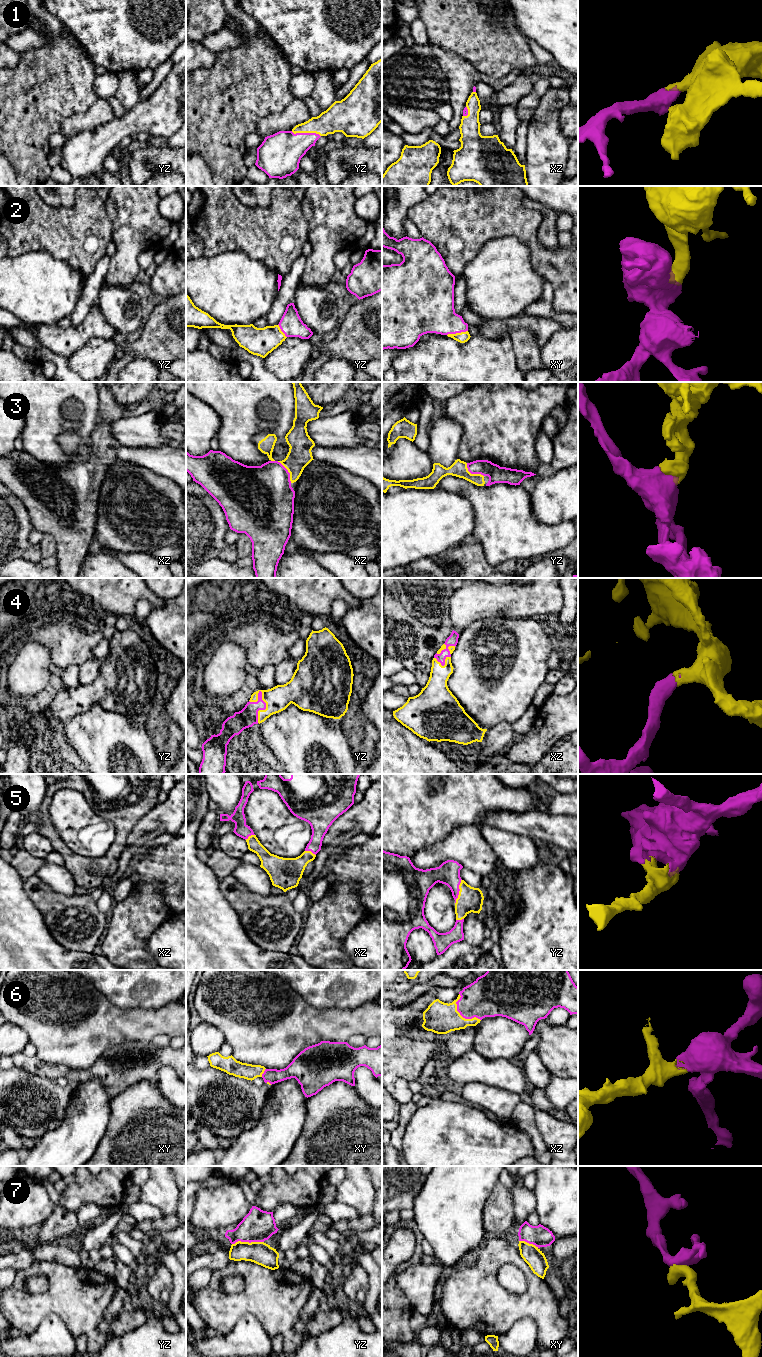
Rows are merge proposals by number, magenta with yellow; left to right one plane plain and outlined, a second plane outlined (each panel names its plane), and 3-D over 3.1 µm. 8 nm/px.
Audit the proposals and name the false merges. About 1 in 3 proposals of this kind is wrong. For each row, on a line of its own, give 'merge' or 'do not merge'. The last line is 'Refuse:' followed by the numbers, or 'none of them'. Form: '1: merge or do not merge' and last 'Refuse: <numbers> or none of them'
1: merge
2: merge
3: merge
4: merge
5: merge
6: merge
7: merge
Refuse: none of them

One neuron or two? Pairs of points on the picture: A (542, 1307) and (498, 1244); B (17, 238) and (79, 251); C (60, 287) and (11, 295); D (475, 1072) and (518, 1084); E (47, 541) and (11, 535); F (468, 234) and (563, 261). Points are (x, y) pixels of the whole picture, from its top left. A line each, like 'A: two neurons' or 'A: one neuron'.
A: one neuron
B: one neuron
C: one neuron
D: one neuron
E: two neurons
F: one neuron

